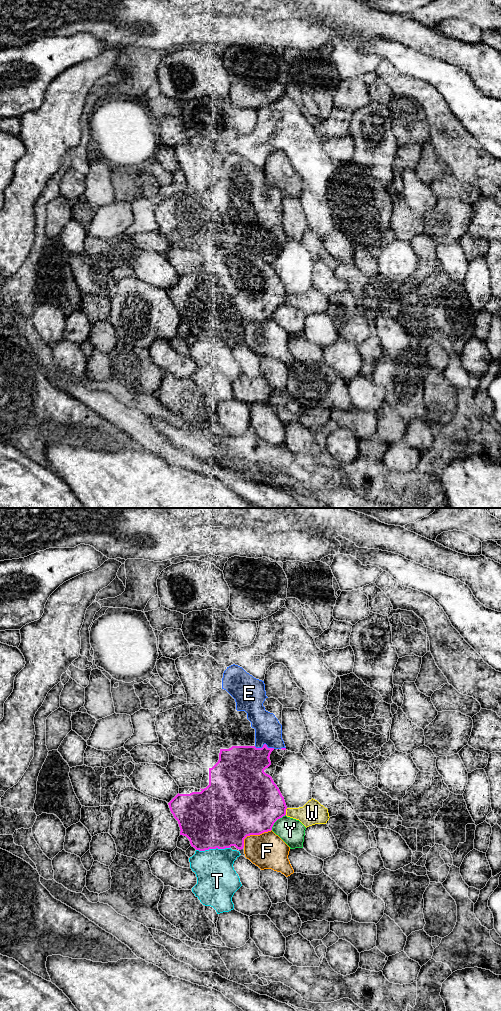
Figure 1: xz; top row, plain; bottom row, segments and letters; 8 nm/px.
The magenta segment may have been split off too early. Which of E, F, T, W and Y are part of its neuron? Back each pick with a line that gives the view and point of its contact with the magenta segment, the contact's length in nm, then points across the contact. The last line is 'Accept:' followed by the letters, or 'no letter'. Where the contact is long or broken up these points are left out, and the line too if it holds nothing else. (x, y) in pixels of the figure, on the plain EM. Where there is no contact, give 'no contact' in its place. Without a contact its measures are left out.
Accept: no letter

